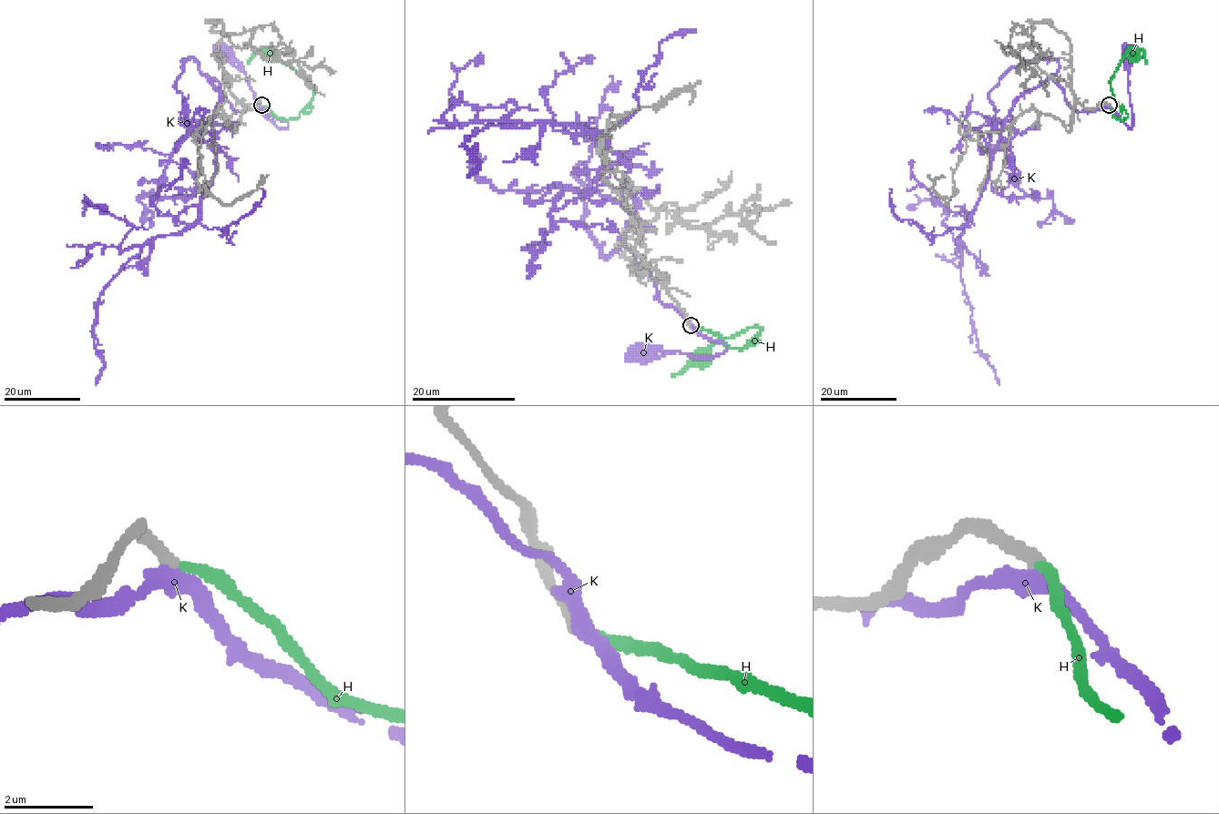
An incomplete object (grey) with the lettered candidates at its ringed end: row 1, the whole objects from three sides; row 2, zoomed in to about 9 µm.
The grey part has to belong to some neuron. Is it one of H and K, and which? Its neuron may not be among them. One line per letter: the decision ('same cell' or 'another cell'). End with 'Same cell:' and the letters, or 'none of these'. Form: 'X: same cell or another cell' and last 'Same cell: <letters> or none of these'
H: same cell
K: another cell
Same cell: H

